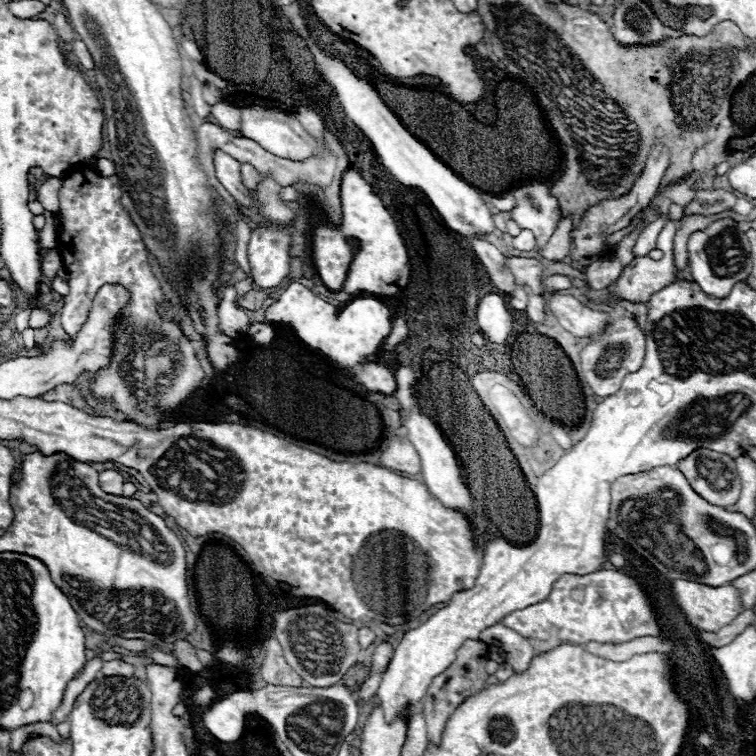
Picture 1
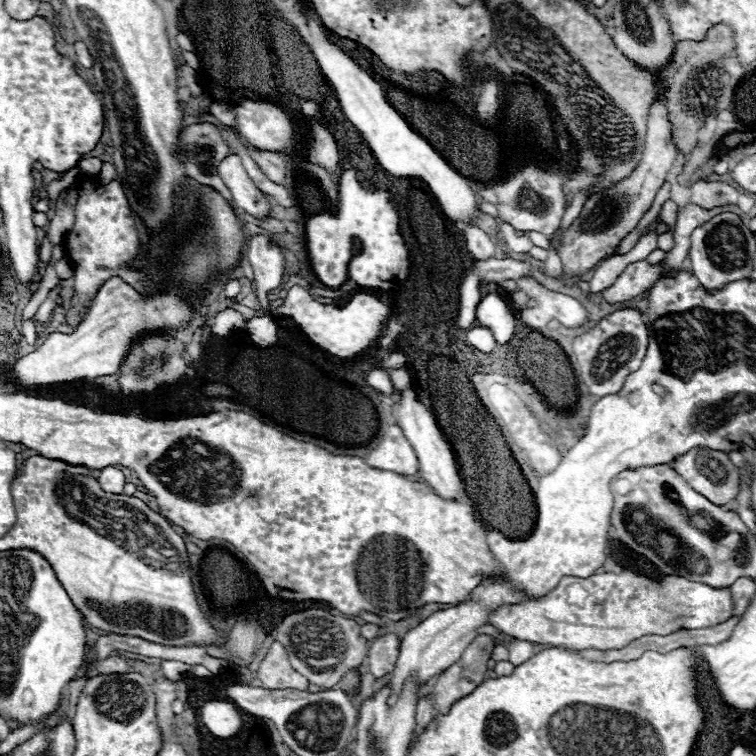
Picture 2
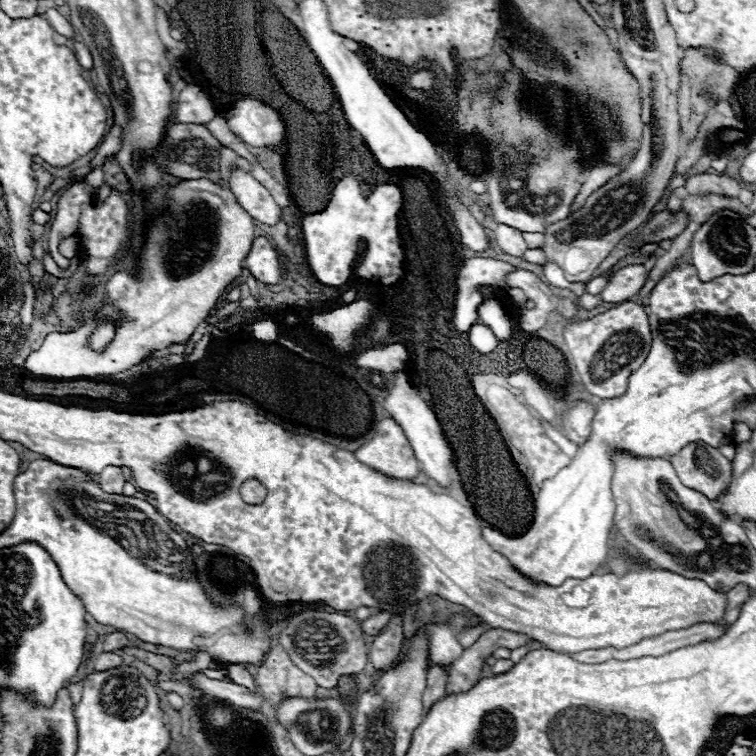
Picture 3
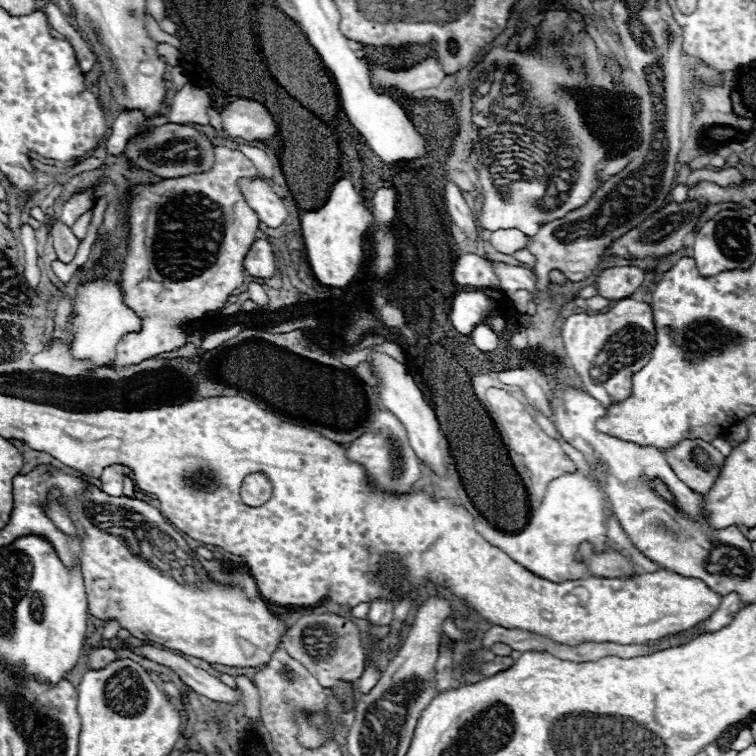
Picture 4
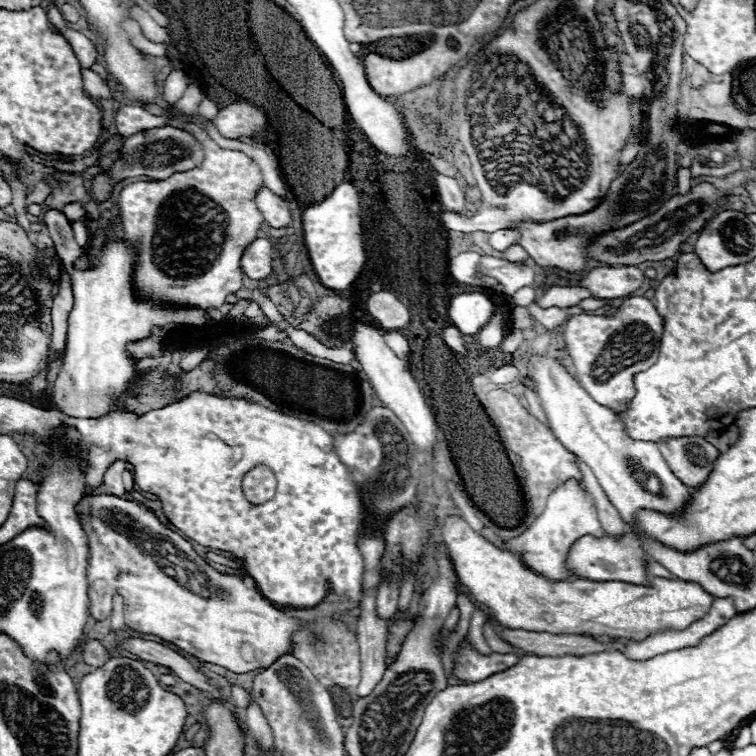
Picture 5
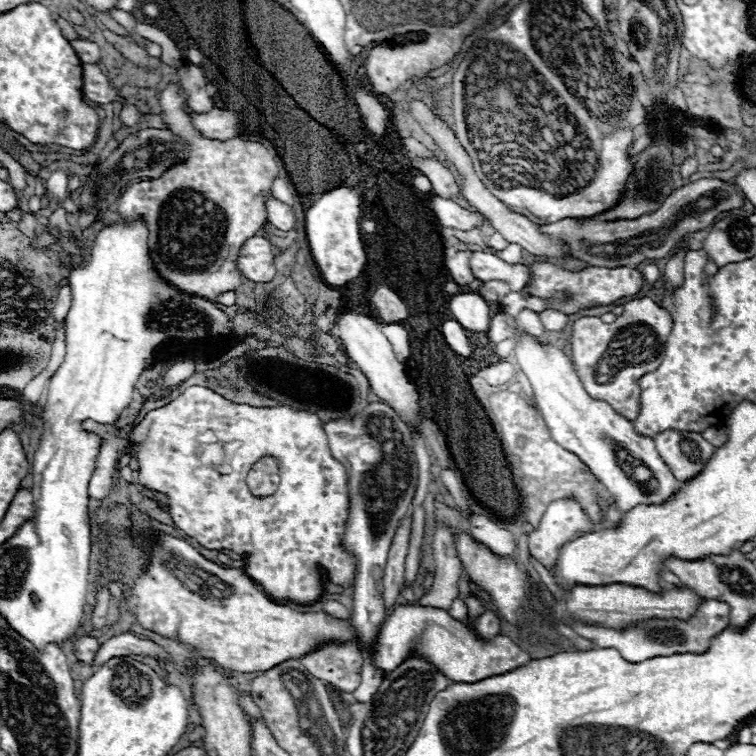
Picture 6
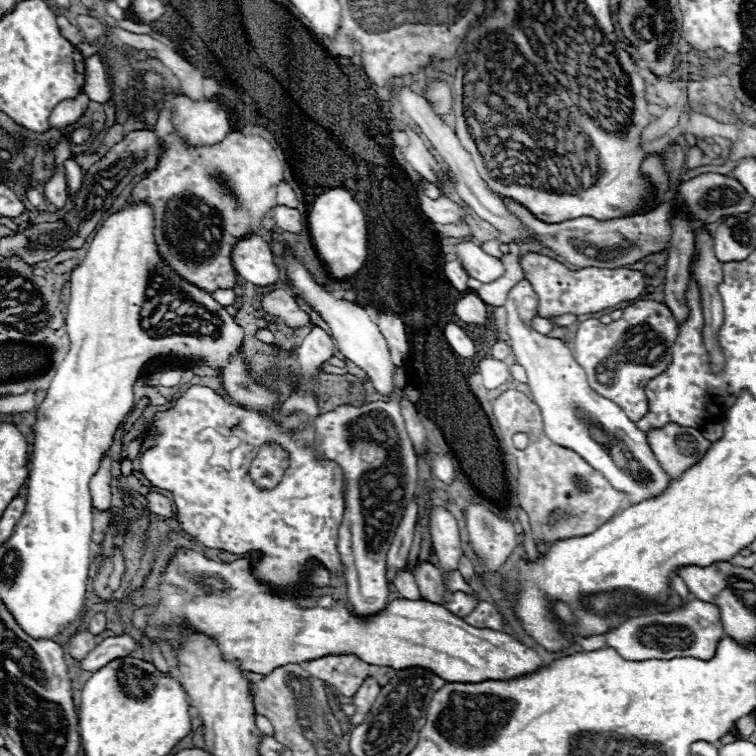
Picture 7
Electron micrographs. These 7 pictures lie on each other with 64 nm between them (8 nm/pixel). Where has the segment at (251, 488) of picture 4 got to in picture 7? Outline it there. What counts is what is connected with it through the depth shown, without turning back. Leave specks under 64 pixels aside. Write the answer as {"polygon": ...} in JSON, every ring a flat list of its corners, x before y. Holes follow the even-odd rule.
{"polygon":[[262,446,258,456,252,460,250,478,260,490,272,490,280,482,286,466,288,452,284,452,280,446]]}

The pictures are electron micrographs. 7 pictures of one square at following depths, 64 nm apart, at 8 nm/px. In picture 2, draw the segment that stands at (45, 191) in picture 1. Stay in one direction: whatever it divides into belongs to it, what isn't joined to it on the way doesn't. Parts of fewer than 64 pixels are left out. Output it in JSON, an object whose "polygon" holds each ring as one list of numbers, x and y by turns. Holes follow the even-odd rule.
{"polygon":[[72,170,72,172,68,172,66,176,62,176,60,180,52,180,52,182,46,186,46,200,48,200,50,204,56,204,60,192,66,190,70,184,74,184,76,178,78,178,78,174,80,174,80,170]]}

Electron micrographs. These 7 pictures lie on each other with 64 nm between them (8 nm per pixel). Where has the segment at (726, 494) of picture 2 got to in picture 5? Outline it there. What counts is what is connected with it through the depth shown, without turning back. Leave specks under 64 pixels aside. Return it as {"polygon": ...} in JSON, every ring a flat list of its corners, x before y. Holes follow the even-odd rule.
{"polygon":[[698,436,662,440,658,444,670,470,688,486,698,490,710,476,720,452]]}

